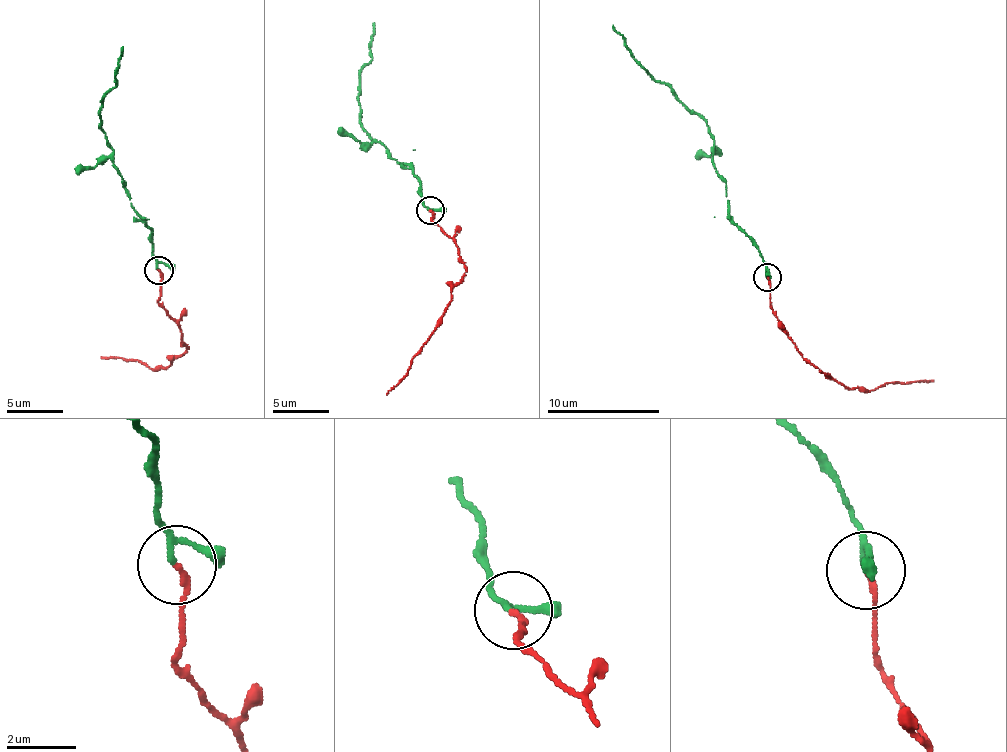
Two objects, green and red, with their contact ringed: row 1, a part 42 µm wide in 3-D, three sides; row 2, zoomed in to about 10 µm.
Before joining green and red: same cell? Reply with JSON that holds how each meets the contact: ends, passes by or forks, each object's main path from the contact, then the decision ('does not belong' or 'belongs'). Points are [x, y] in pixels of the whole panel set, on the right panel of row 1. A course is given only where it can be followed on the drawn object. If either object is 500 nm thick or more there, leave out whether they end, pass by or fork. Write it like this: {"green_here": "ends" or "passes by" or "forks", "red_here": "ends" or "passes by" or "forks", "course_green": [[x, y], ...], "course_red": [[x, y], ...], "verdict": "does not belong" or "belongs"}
{"green_here": "passes by", "red_here": "ends", "course_green": [[766, 277], [763, 257], [729, 216], [725, 181], [713, 166], [713, 134], [696, 113], [643, 68], [612, 24]], "course_red": [[766, 277], [772, 311], [796, 351], [848, 387], [870, 391], [914, 381], [933, 380]], "verdict": "belongs"}

